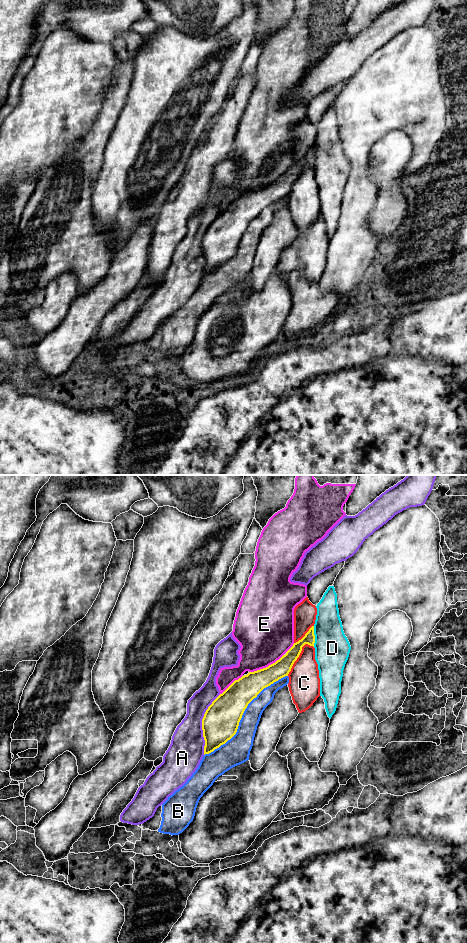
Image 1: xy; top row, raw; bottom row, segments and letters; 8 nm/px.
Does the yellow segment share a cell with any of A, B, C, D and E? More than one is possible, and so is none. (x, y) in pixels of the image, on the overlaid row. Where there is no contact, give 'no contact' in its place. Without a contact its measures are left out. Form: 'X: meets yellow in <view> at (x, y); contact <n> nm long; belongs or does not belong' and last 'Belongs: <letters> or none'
A: meets yellow in xy at (202, 725); contact 500 nm long; does not belong
B: meets yellow in xy at (242, 714); contact 950 nm long; does not belong
C: meets yellow in xy at (298, 656); contact 320 nm long; does not belong
D: meets yellow in xy at (314, 636); contact 170 nm long; does not belong
E: meets yellow in xy at (266, 667); contact 320 nm long; does not belong
Belongs: none

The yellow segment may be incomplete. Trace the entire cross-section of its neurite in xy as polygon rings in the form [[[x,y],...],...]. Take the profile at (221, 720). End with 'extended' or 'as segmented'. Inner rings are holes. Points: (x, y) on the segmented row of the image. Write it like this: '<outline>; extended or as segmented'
[[[312,626],[305,636],[275,663],[266,668],[249,672],[235,680],[208,707],[202,719],[205,740],[204,755],[213,752],[230,740],[237,732],[239,722],[248,704],[266,687],[288,676],[305,644],[314,647]]]; as segmented

